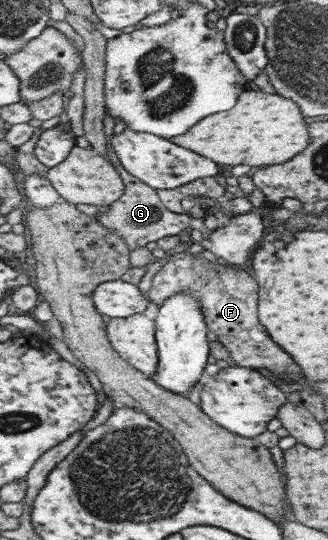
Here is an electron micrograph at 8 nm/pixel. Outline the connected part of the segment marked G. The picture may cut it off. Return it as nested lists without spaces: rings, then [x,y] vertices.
[[[124,167],[120,169],[120,173],[124,173],[124,181],[128,185],[128,193],[124,193],[122,199],[108,206],[109,211],[107,213],[98,213],[95,217],[104,226],[120,234],[128,242],[131,250],[148,245],[150,241],[160,241],[160,239],[170,237],[170,235],[180,235],[184,229],[192,227],[193,218],[189,213],[173,213],[163,204],[158,190],[144,183],[140,178],[128,173],[128,170]]]

